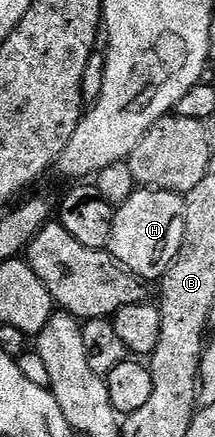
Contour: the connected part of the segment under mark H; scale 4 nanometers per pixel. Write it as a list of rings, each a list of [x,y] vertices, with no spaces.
[[[137,190],[125,204],[115,209],[112,218],[112,257],[123,268],[145,282],[159,281],[166,274],[184,233],[184,201],[175,192]]]

